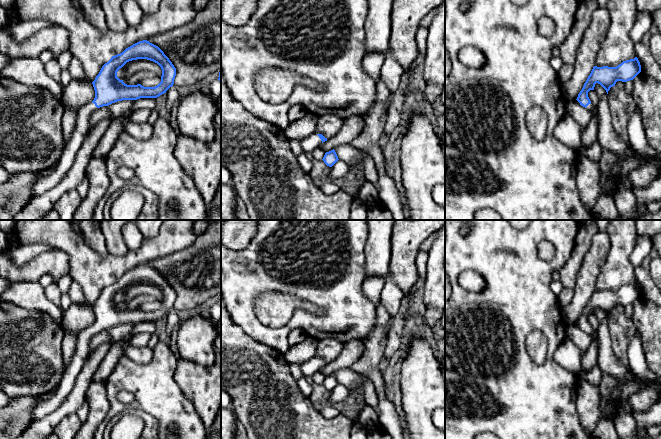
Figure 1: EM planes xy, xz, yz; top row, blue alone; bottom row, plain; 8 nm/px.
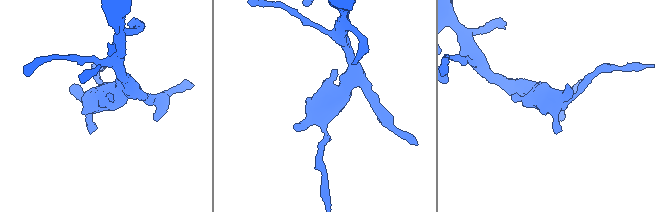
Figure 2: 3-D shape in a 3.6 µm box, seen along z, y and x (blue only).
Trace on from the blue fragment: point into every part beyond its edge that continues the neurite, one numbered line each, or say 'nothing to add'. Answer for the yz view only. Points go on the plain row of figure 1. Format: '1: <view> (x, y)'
1: yz (590, 331)

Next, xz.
1: xz (312, 366)

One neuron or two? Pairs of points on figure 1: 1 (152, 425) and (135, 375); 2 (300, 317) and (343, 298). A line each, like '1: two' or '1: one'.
1: two
2: one

